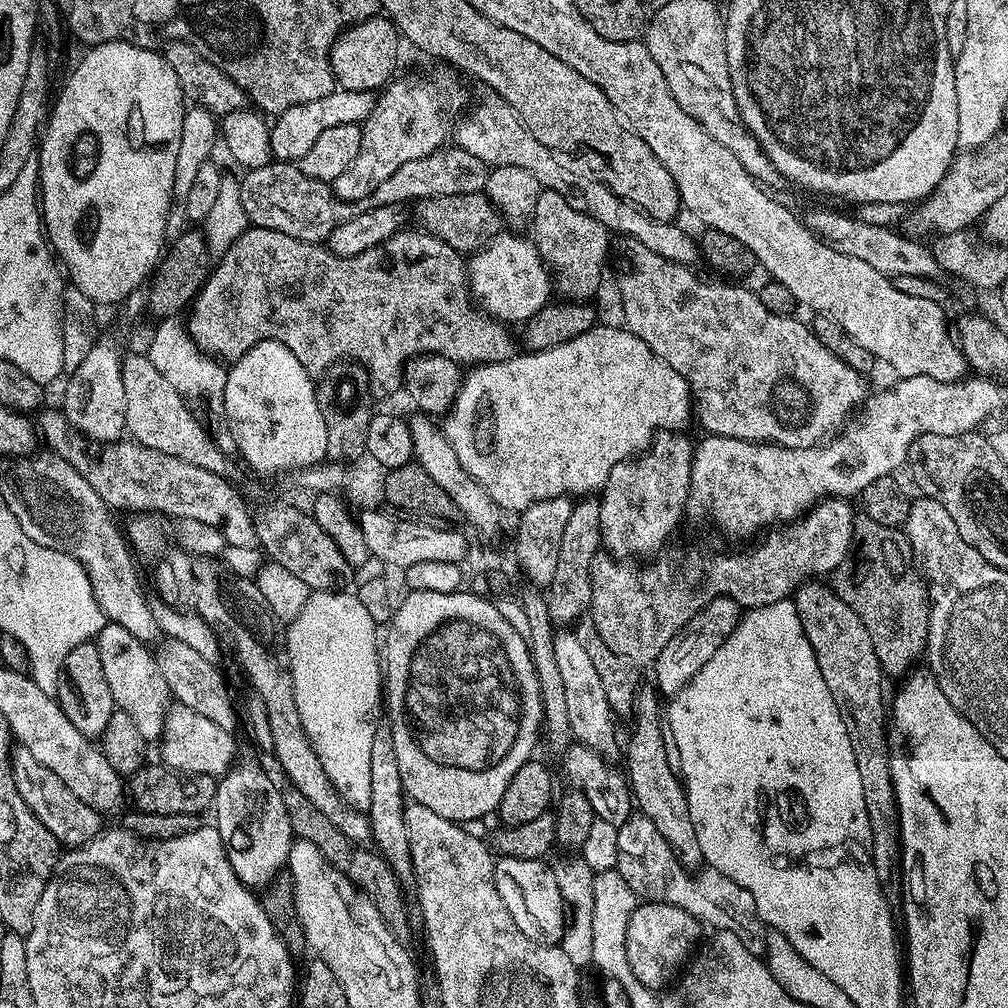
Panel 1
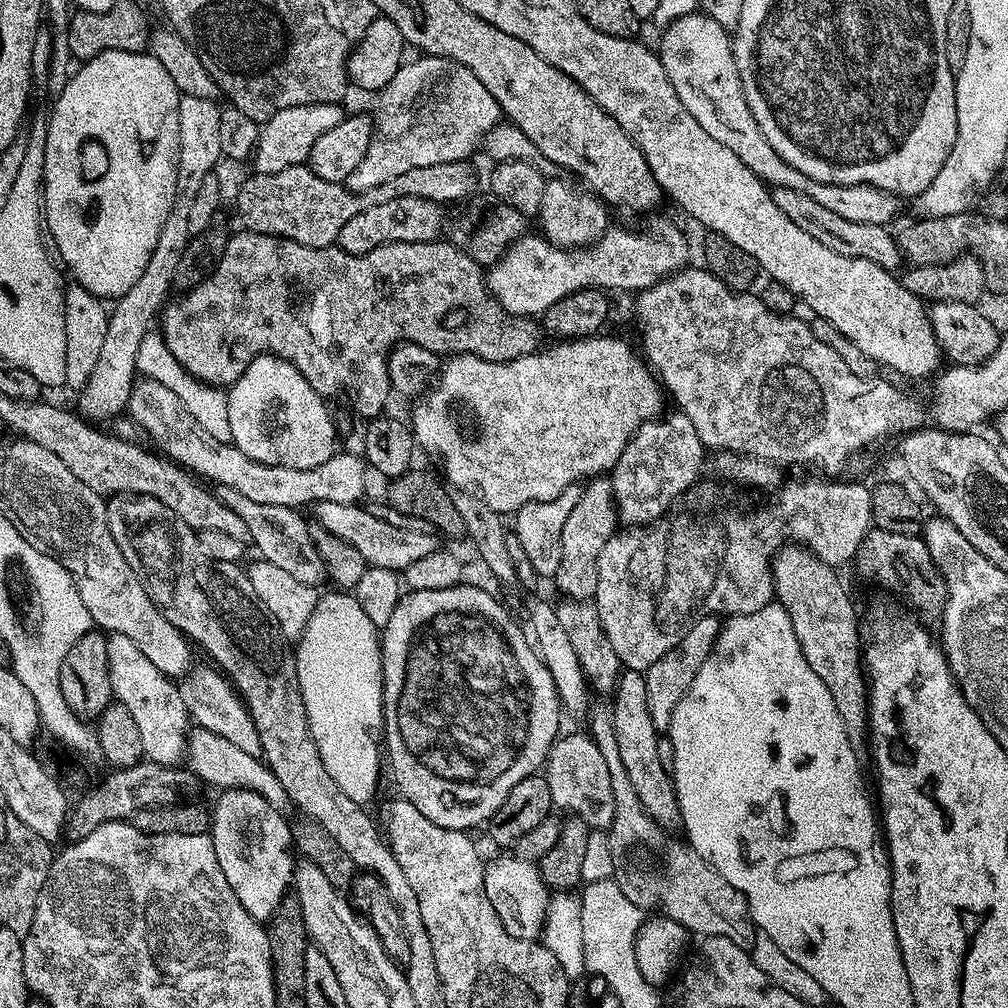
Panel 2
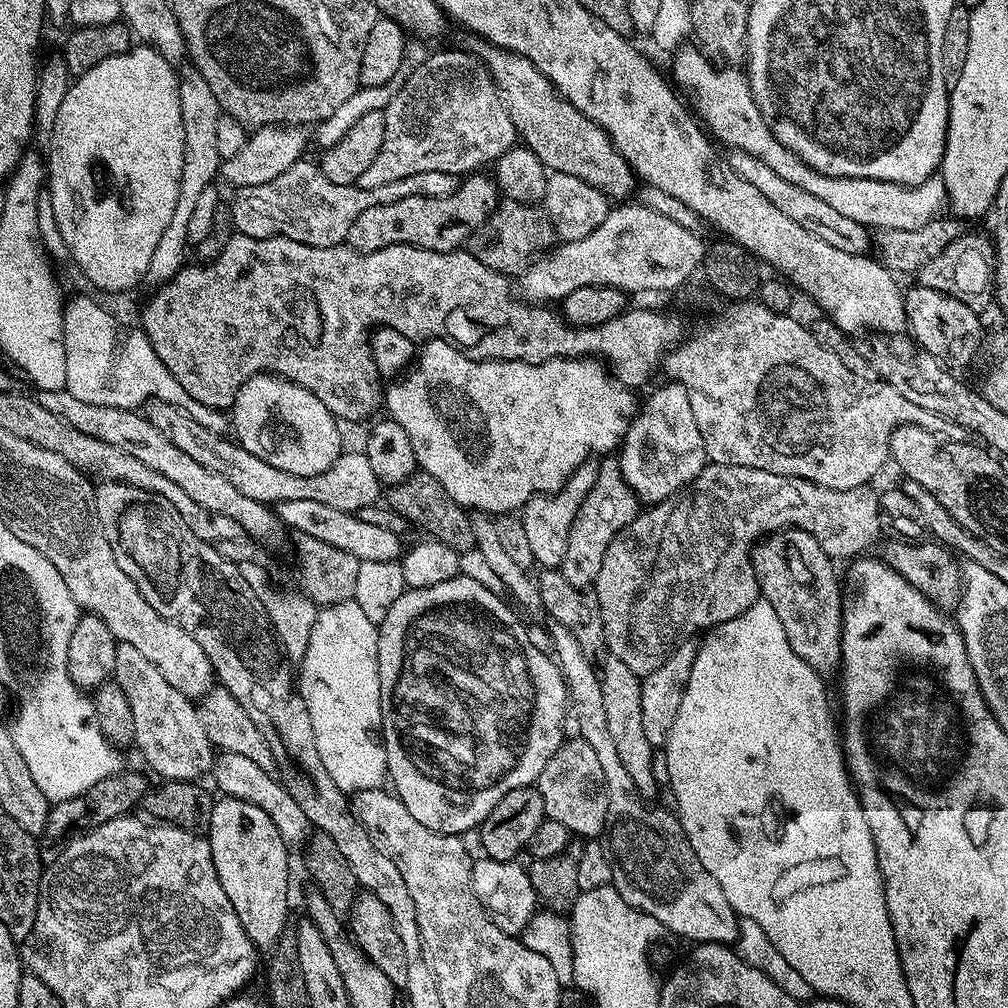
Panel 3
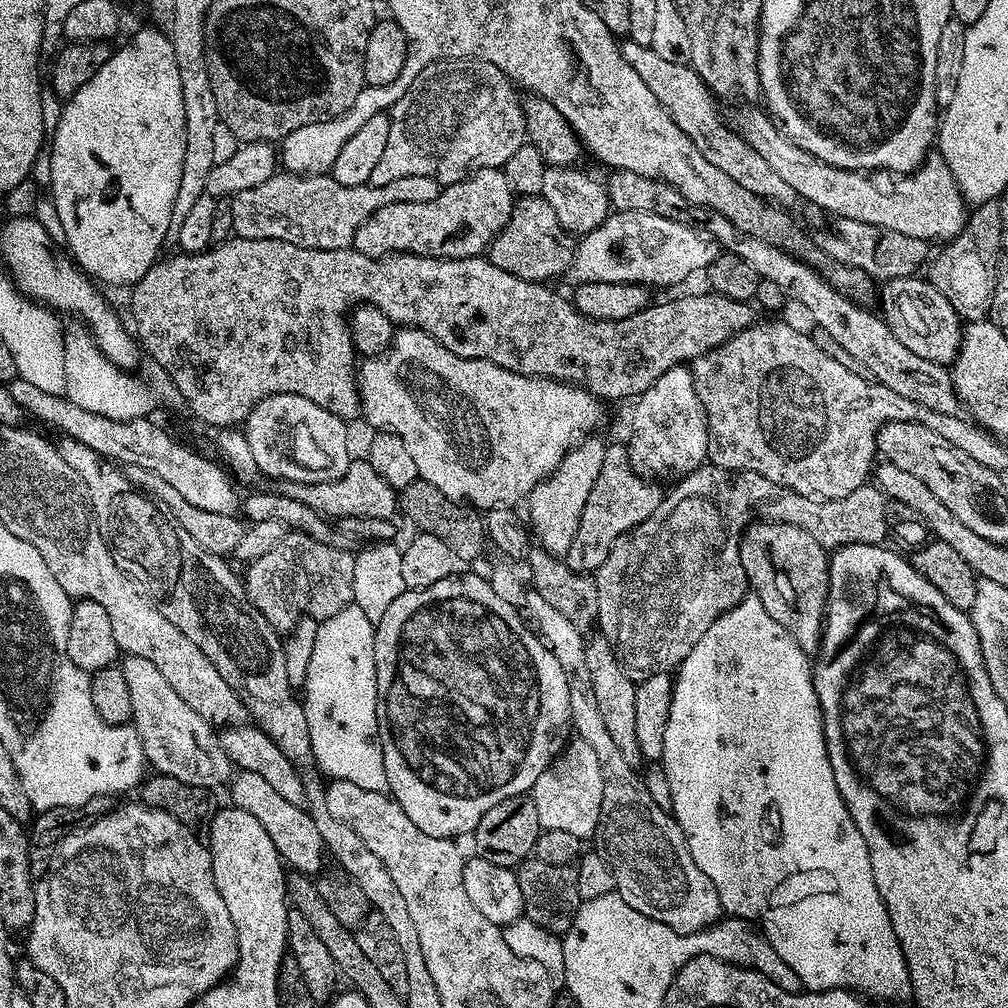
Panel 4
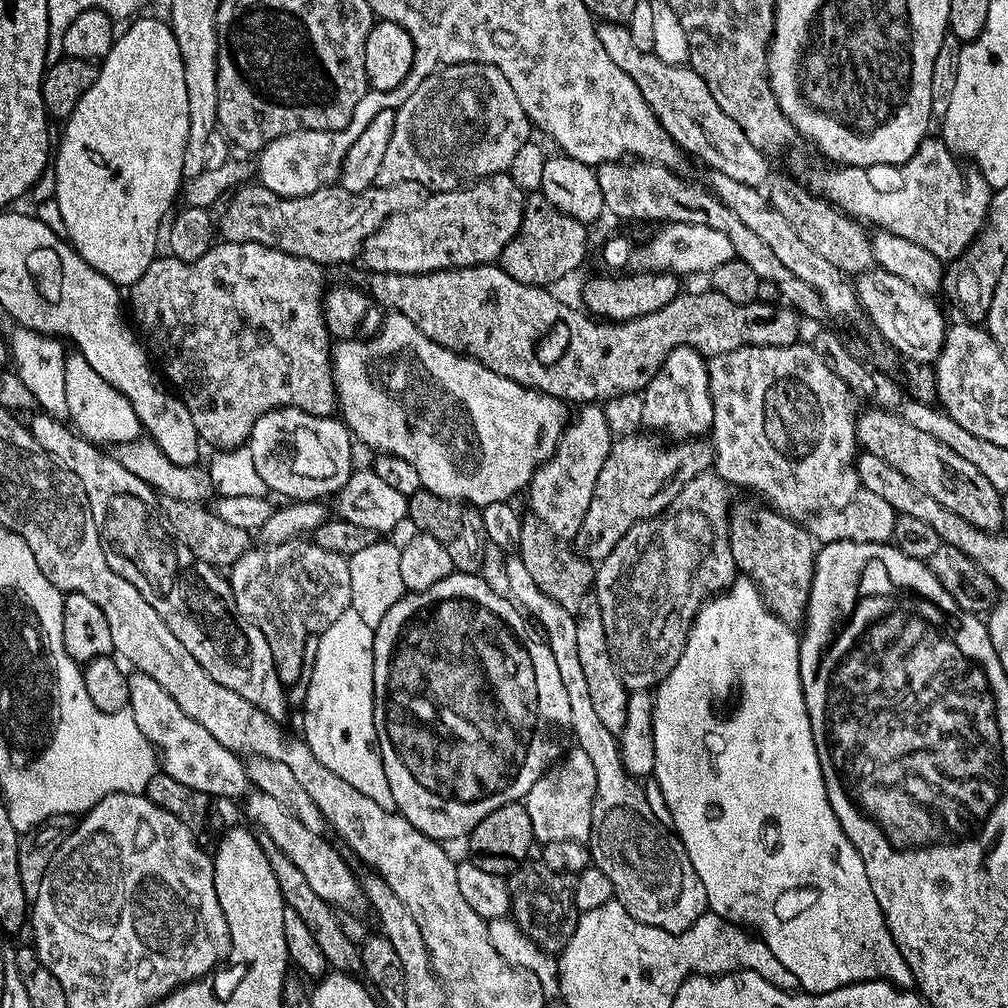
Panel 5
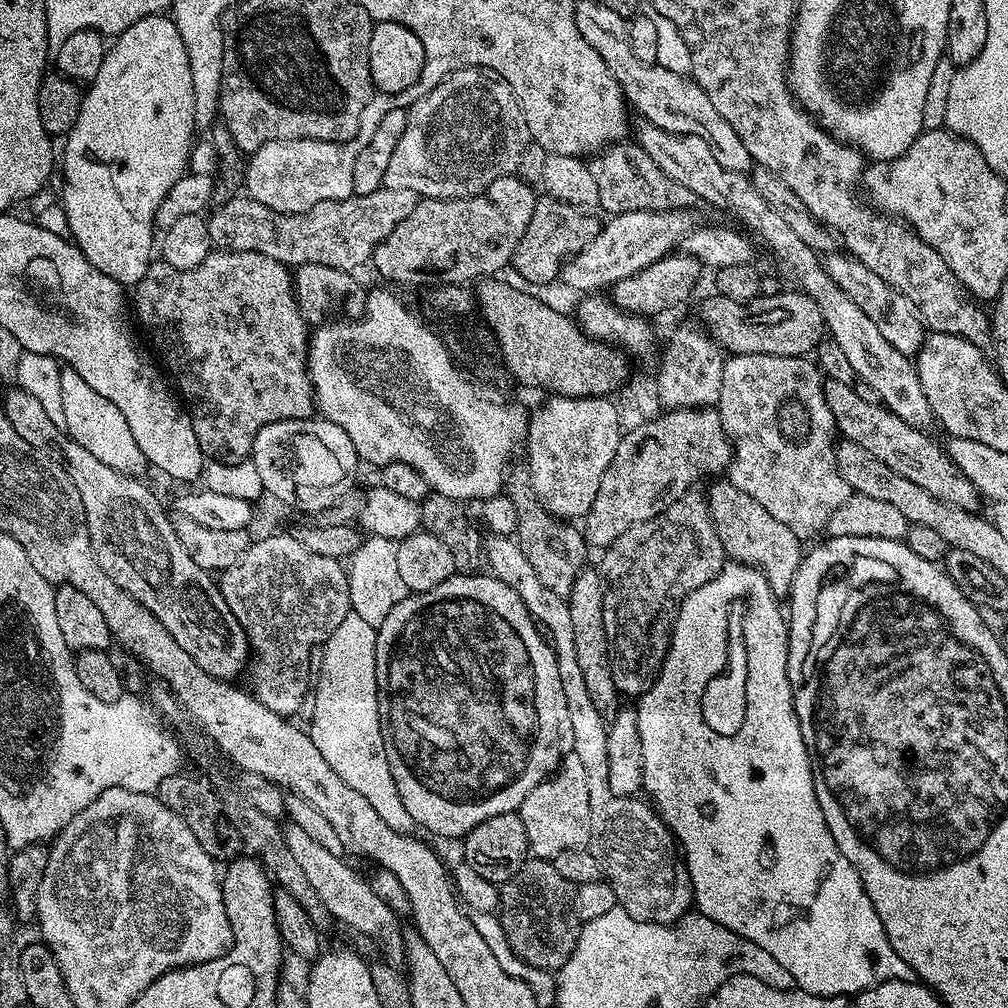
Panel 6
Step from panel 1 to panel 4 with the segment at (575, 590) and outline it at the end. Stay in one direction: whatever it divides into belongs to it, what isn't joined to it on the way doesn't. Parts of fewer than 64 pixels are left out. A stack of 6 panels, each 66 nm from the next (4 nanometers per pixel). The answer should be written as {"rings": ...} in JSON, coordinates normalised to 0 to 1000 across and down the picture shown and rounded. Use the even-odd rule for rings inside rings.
{"rings":[[[604,439],[599,445],[597,467],[593,470],[589,482],[585,486],[585,494],[581,494],[581,502],[577,502],[577,518],[573,518],[573,527],[569,530],[569,538],[565,538],[565,546],[562,553],[565,565],[580,569],[589,569],[601,558],[601,550],[605,550],[605,542],[624,524],[633,522],[649,506],[653,506],[657,495],[657,484],[654,479],[634,472],[623,453],[623,445],[618,439]]]}

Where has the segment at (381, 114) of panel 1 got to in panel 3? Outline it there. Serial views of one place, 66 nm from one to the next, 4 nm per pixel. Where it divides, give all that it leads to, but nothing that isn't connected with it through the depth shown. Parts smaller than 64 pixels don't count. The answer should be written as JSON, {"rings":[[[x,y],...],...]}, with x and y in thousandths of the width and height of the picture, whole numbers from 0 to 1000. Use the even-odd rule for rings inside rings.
{"rings":[[[433,52],[422,55],[414,67],[401,76],[401,83],[382,105],[383,133],[379,147],[359,172],[356,186],[374,187],[383,181],[395,181],[395,177],[407,177],[407,173],[419,173],[419,169],[438,169],[453,177],[471,172],[479,163],[487,164],[514,139],[510,121],[502,109],[490,77],[479,60],[464,52]]]}

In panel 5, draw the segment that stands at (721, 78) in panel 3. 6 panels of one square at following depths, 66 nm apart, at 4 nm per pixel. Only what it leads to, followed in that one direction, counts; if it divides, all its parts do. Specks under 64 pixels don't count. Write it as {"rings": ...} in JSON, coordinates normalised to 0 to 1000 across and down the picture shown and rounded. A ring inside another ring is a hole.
{"rings":[[[918,137],[912,149],[898,163],[868,163],[862,167],[825,165],[822,171],[817,167],[802,167],[796,179],[806,190],[815,192],[822,202],[846,218],[861,224],[866,222],[866,227],[874,230],[891,232],[891,236],[899,236],[923,248],[923,252],[930,254],[933,259],[943,260],[964,243],[964,239],[980,221],[980,202],[984,199],[985,188],[980,186],[972,170],[953,162],[948,152],[937,144],[936,138],[925,138]]]}

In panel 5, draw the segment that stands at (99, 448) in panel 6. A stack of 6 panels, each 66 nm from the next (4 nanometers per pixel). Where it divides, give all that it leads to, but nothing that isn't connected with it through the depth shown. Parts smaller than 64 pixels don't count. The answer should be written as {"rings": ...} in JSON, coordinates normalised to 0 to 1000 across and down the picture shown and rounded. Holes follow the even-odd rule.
{"rings":[[[77,351],[68,352],[65,356],[65,403],[67,404],[66,416],[73,422],[74,428],[93,440],[118,442],[140,434],[139,416],[137,411],[133,411],[133,403],[129,403],[126,395],[117,387],[113,387],[109,379],[93,371],[93,363],[89,363],[89,359],[85,359],[85,355]]]}

